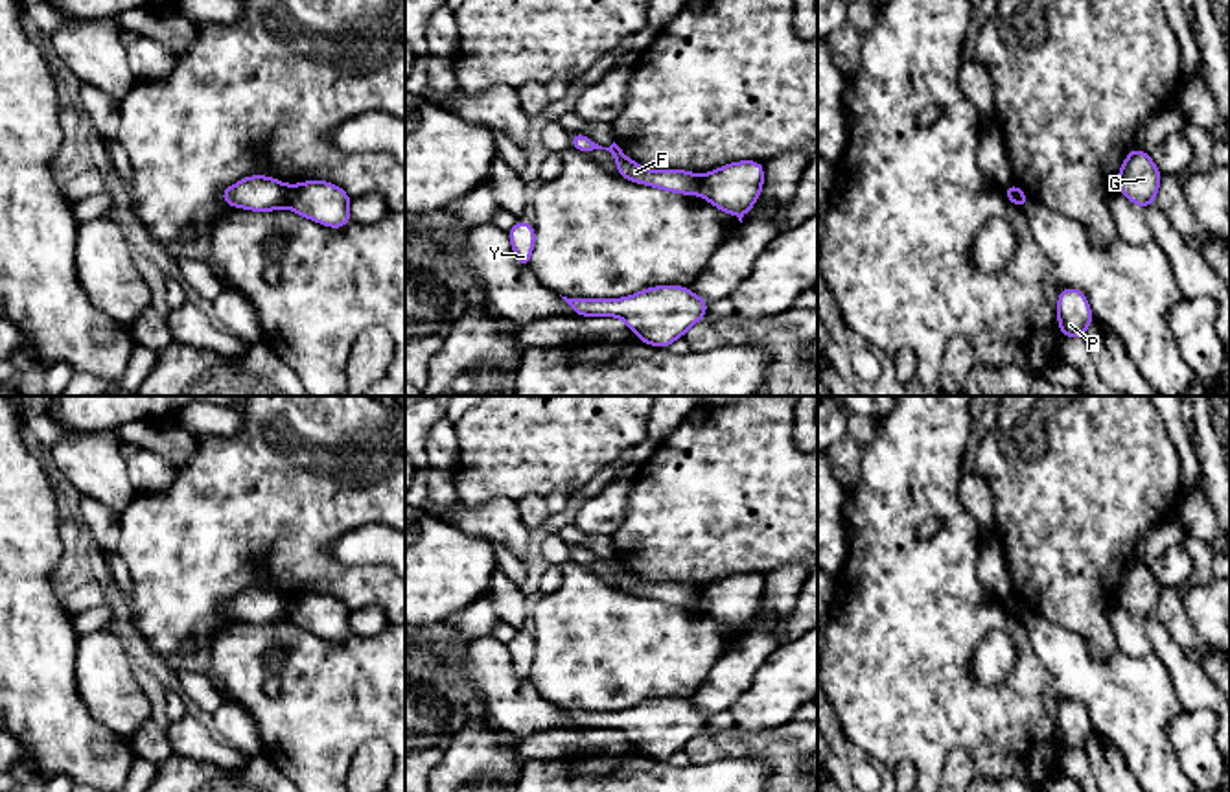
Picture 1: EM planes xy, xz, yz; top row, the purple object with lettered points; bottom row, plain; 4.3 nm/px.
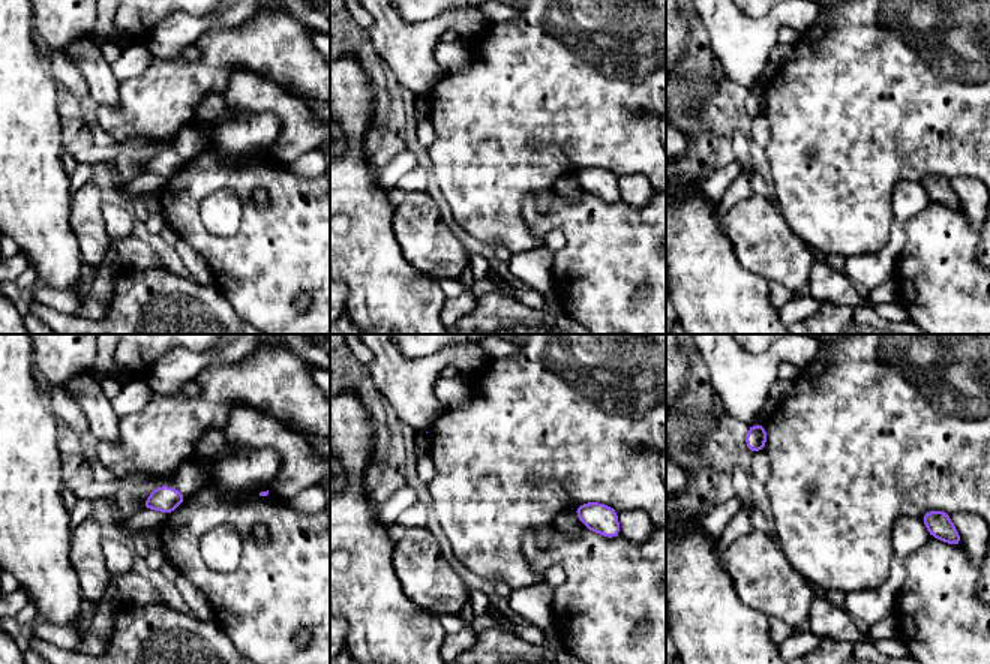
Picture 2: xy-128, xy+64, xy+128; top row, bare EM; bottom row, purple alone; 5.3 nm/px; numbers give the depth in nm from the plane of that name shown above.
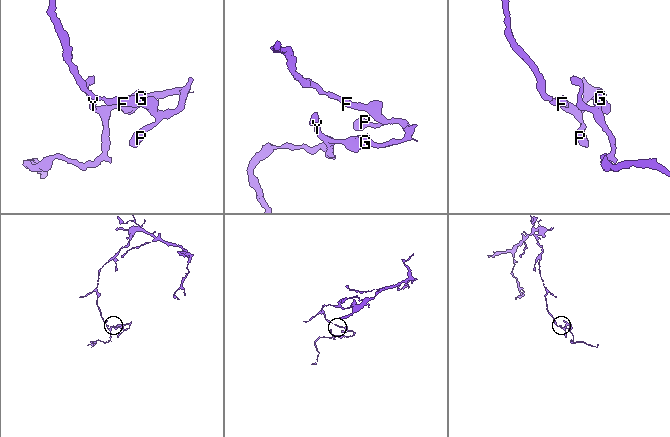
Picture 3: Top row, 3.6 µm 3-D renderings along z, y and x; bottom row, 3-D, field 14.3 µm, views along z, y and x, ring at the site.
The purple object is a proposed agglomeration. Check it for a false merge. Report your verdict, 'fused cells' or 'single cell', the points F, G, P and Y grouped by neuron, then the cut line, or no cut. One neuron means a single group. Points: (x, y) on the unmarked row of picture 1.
fused cells; F / G P Y; cut in xy along (291, 601), (291, 610), (286, 617)

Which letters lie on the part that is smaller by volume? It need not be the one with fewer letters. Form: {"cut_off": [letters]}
{"cut_off": ["G", "P", "Y"]}

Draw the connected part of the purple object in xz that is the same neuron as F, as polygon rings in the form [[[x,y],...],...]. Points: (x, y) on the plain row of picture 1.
[[[569,545],[569,547],[571,547],[571,558],[578,565],[593,564],[593,562],[609,564],[617,575],[617,588],[621,588],[626,593],[632,593],[635,597],[646,597],[672,606],[700,608],[702,589],[692,584],[646,582],[641,577],[630,573],[615,554],[609,560],[602,560],[582,545]]]

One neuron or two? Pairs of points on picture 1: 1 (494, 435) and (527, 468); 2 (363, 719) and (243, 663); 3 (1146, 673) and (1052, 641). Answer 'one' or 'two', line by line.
1: one
2: one
3: one

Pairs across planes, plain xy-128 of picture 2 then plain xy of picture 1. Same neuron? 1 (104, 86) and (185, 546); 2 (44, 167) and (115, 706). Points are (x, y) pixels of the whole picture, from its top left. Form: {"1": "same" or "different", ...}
{"1": "different", "2": "different"}

